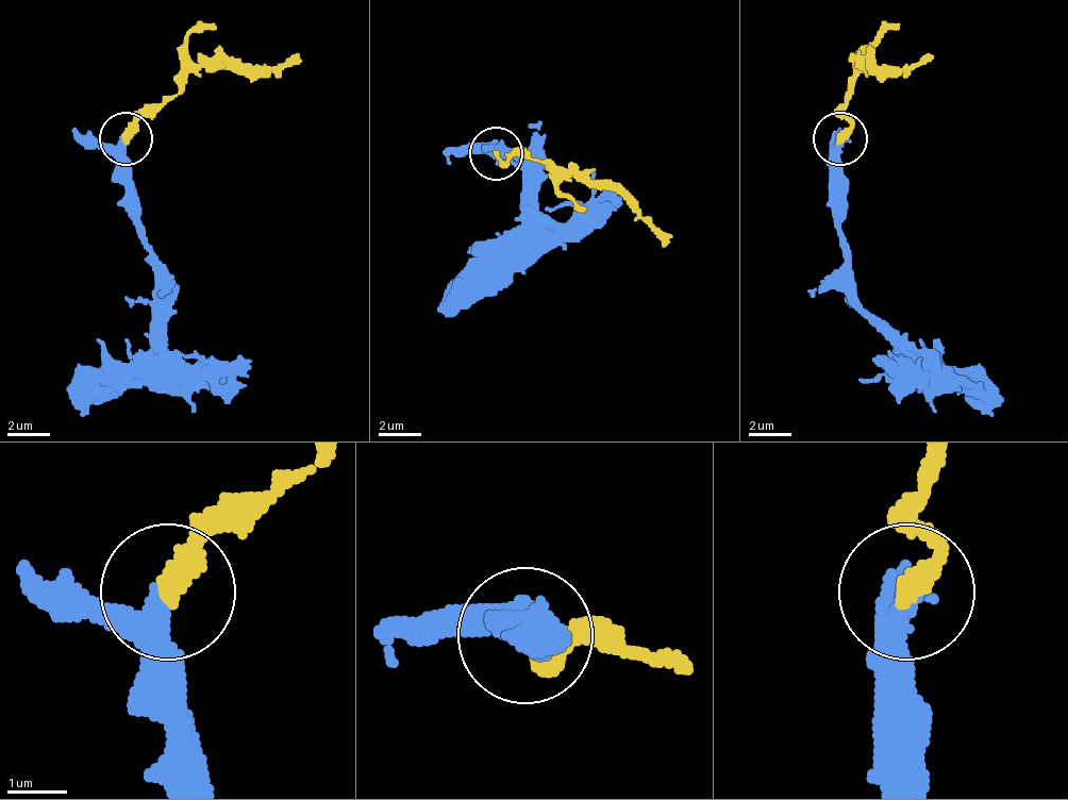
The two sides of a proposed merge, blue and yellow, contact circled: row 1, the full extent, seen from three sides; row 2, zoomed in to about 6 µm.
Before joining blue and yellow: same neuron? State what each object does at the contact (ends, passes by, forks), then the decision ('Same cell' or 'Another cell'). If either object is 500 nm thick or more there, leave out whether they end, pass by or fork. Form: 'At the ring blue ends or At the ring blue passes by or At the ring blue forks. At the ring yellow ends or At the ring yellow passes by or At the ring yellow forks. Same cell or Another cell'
At the ring blue passes by. At the ring yellow ends. Same cell

